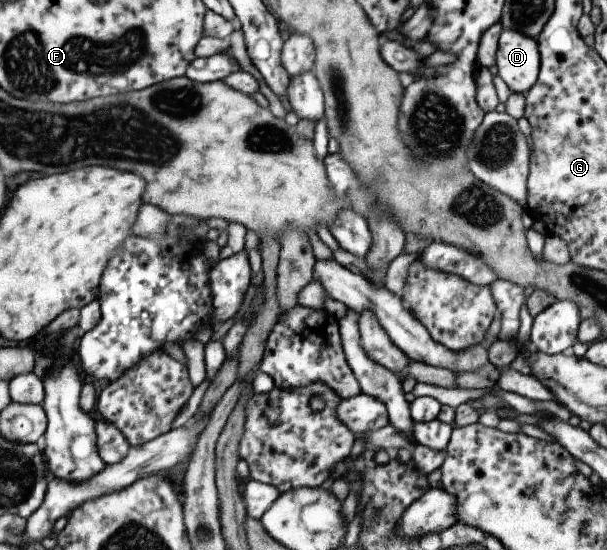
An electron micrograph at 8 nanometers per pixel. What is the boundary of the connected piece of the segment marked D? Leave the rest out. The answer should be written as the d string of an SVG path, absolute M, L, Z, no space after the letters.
M502 28L495 51L497 75L514 93L524 94L536 81L540 55L536 39Z

